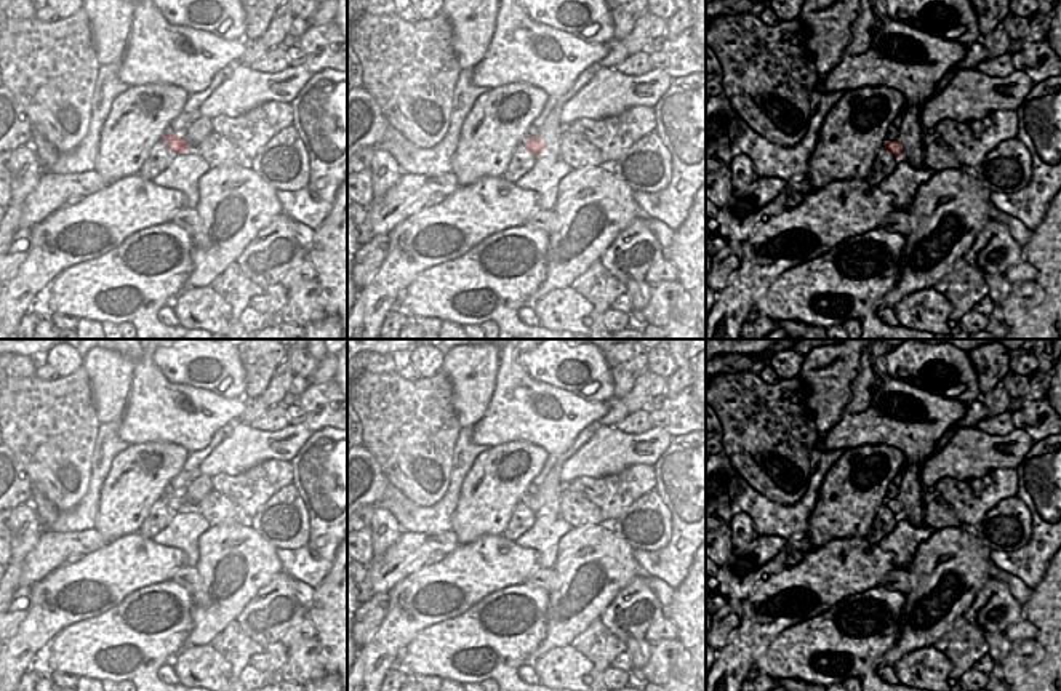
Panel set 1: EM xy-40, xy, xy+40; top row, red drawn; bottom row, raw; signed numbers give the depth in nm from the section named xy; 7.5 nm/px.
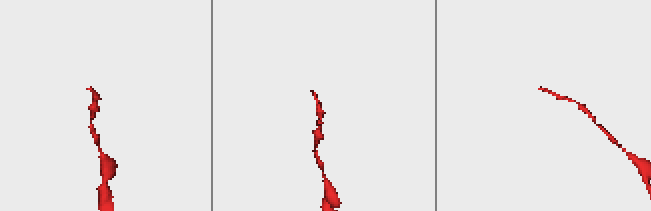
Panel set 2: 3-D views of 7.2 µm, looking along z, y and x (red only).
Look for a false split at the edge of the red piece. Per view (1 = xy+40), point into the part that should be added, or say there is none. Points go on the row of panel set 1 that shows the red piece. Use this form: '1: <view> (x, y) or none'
1: none

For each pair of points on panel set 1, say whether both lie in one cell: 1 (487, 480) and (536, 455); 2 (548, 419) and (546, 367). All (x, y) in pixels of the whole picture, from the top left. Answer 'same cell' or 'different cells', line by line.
1: same cell
2: different cells

